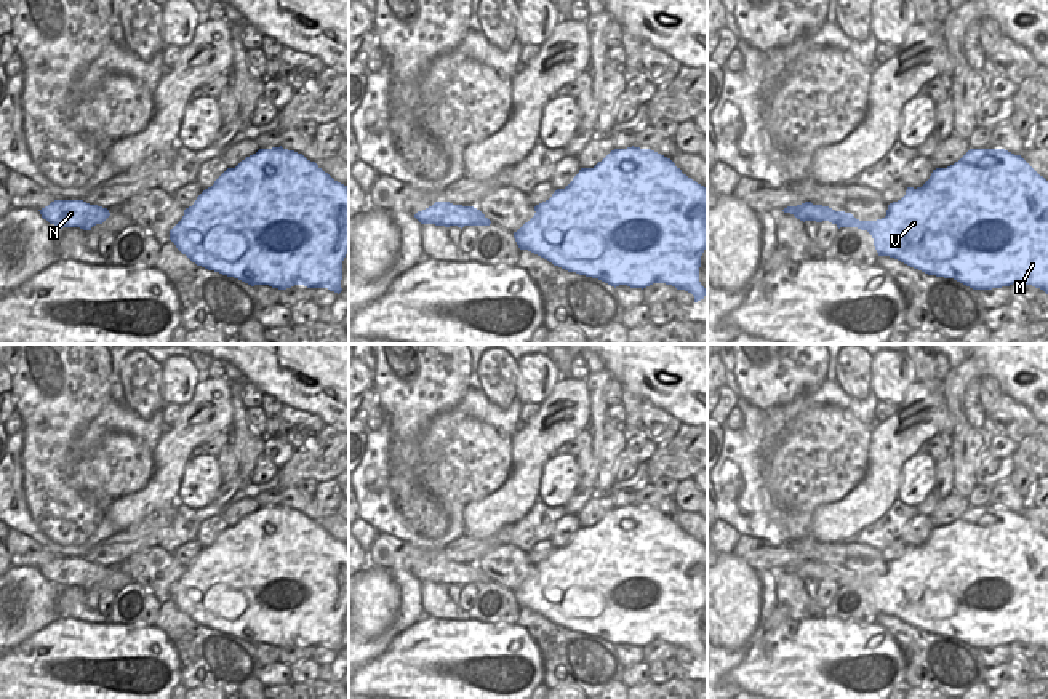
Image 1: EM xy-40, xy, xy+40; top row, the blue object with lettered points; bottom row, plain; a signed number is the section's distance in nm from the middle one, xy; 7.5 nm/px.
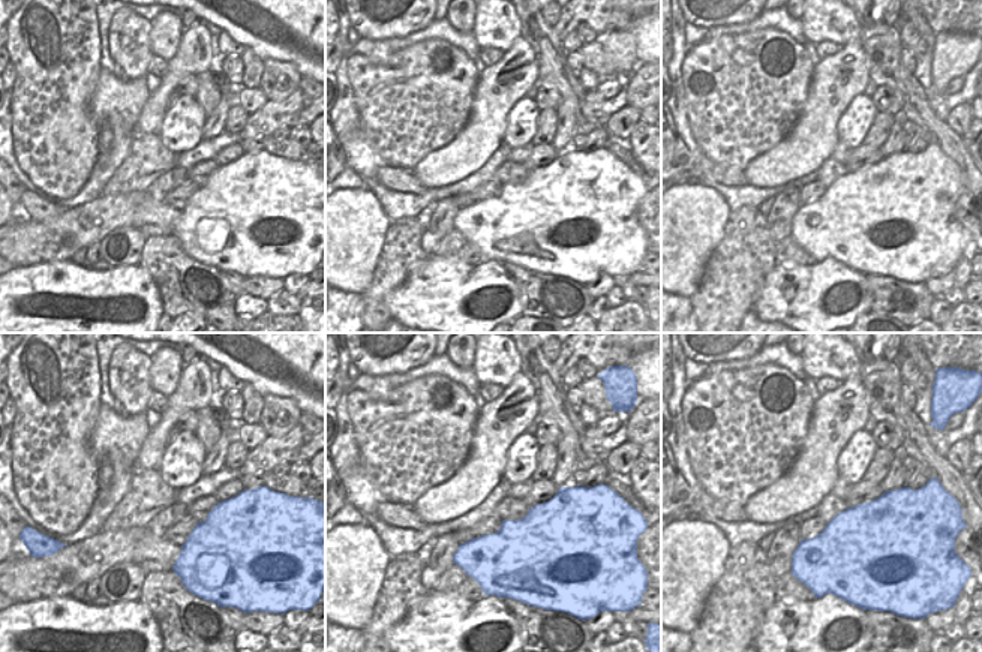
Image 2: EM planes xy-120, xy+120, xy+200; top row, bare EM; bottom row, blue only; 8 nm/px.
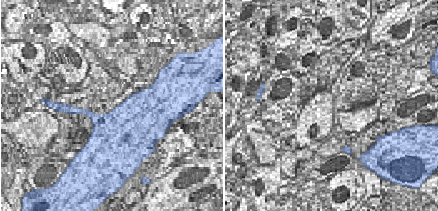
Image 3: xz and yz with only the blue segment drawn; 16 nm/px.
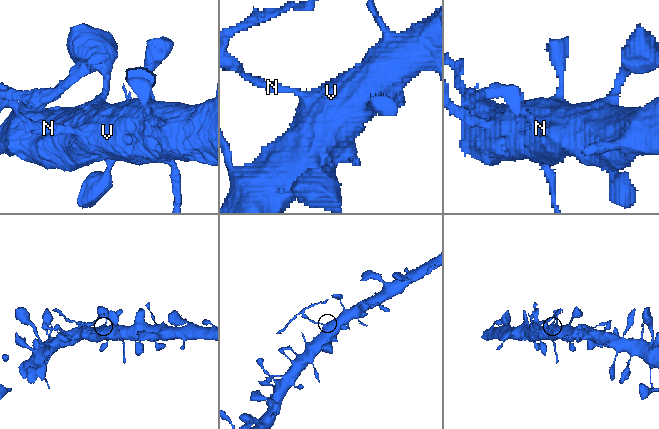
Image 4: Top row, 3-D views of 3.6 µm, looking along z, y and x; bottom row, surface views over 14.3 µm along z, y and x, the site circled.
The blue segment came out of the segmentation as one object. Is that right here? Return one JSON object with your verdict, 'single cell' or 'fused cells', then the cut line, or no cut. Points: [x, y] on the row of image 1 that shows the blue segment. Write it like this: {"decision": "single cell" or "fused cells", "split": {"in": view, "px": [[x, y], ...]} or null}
{"decision": "fused cells", "split": {"in": "xy+40", "px": [[839, 211], [840, 221], [837, 224]]}}

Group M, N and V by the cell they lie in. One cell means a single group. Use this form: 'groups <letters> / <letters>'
groups M V / N

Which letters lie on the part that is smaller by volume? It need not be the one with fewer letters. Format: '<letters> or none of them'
N

